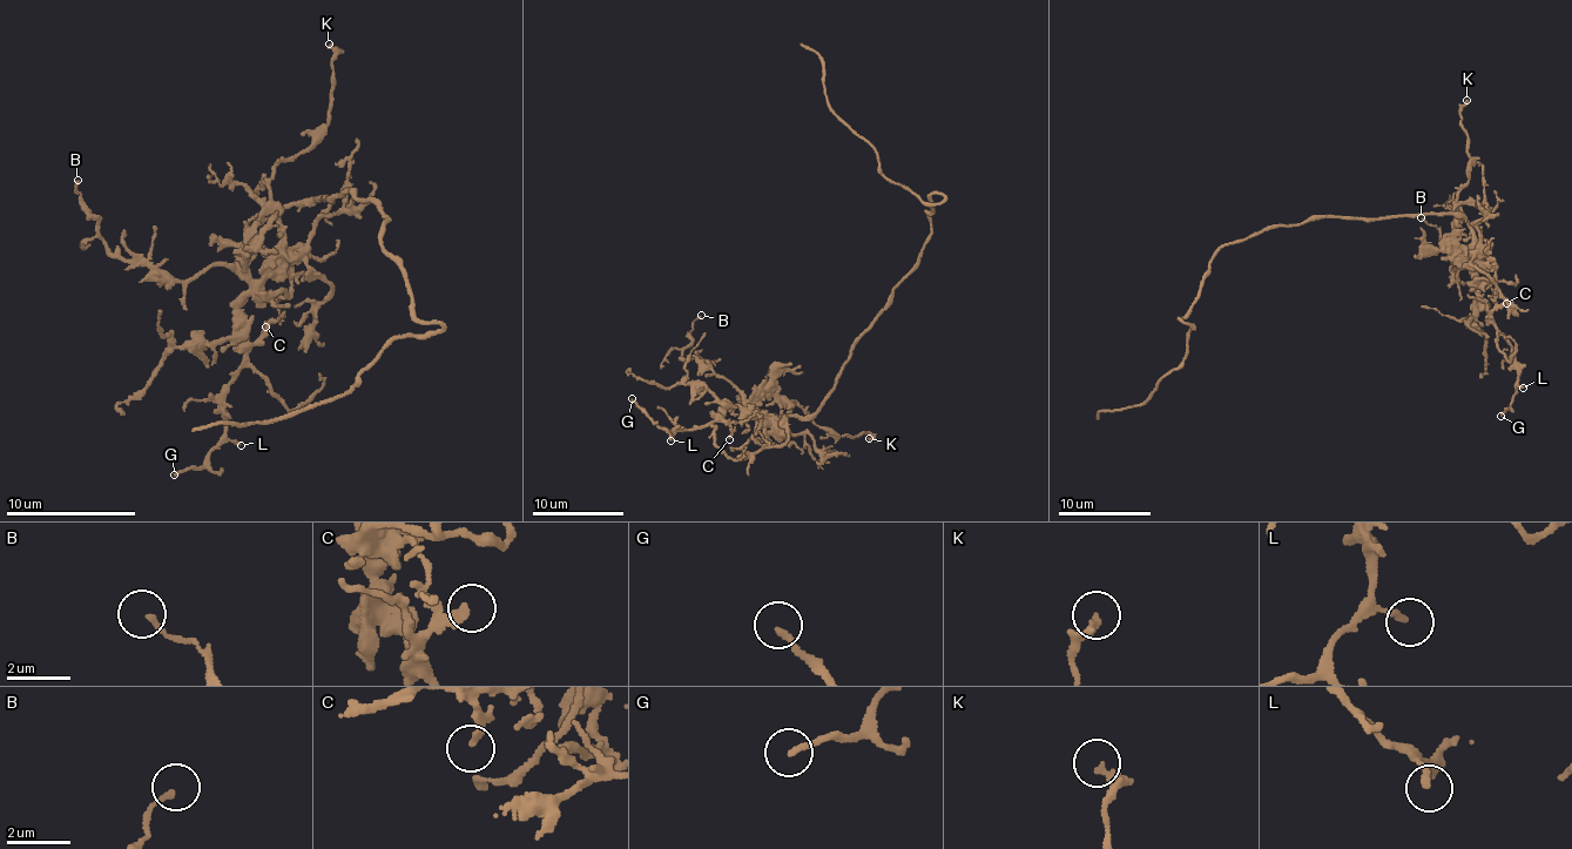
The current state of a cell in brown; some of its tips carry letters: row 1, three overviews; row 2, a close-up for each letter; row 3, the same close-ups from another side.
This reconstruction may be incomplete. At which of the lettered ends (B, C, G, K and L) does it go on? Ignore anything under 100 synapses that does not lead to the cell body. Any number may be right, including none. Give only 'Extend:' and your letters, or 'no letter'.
Extend: no letter

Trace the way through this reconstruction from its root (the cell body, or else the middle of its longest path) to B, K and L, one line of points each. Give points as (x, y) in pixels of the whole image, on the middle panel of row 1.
B: (892, 290), (855, 345), (837, 383), (804, 416), (763, 418), (701, 359), (683, 359), (694, 322), (701, 315)
K: (892, 290), (813, 413), (763, 418), (748, 405), (787, 399), (821, 426), (838, 435), (869, 433), (869, 438)
L: (892, 290), (855, 345), (837, 383), (813, 413), (776, 419), (722, 409), (703, 425), (667, 431), (670, 440)

